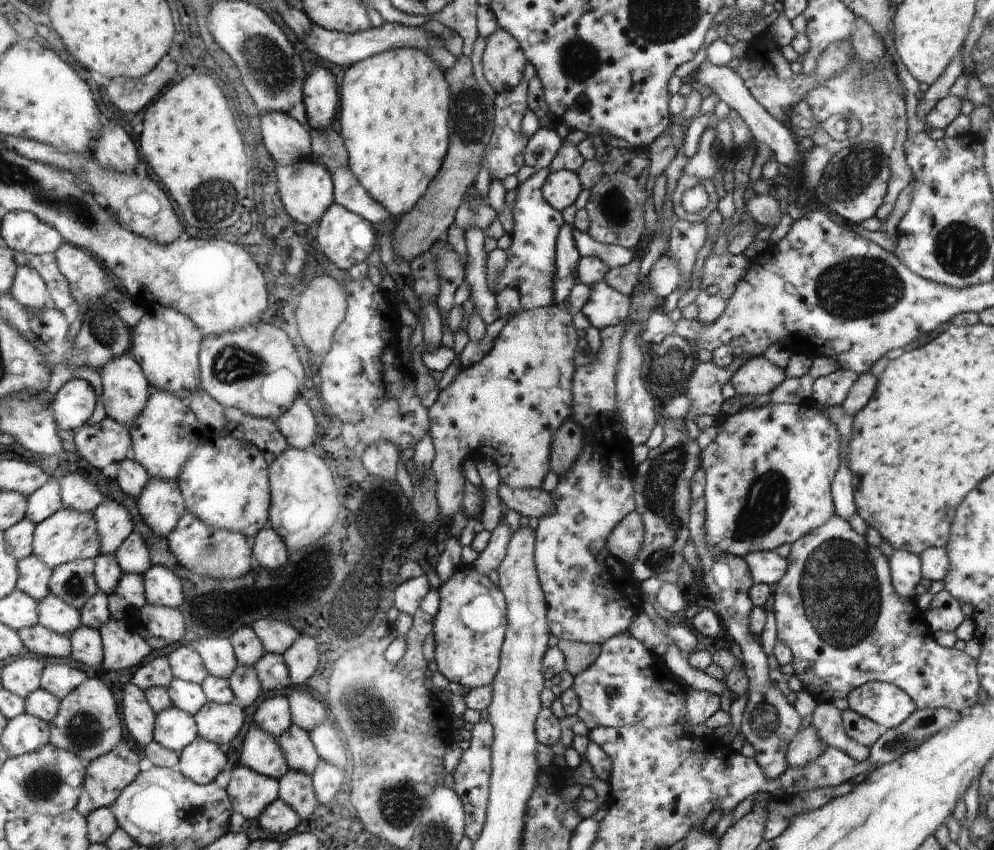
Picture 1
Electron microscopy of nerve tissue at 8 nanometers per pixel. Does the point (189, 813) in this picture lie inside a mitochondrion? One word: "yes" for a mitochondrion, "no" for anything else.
yes

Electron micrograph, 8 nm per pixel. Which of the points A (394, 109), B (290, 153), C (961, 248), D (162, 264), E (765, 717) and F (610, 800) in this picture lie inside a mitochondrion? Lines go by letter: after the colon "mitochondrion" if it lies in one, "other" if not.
A: other
B: other
C: mitochondrion
D: other
E: mitochondrion
F: other

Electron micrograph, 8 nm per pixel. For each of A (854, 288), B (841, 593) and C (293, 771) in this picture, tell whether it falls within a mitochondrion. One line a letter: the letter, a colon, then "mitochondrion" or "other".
A: mitochondrion
B: mitochondrion
C: other

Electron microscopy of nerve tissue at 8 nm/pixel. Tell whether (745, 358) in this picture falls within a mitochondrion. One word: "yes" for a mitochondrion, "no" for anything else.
no

